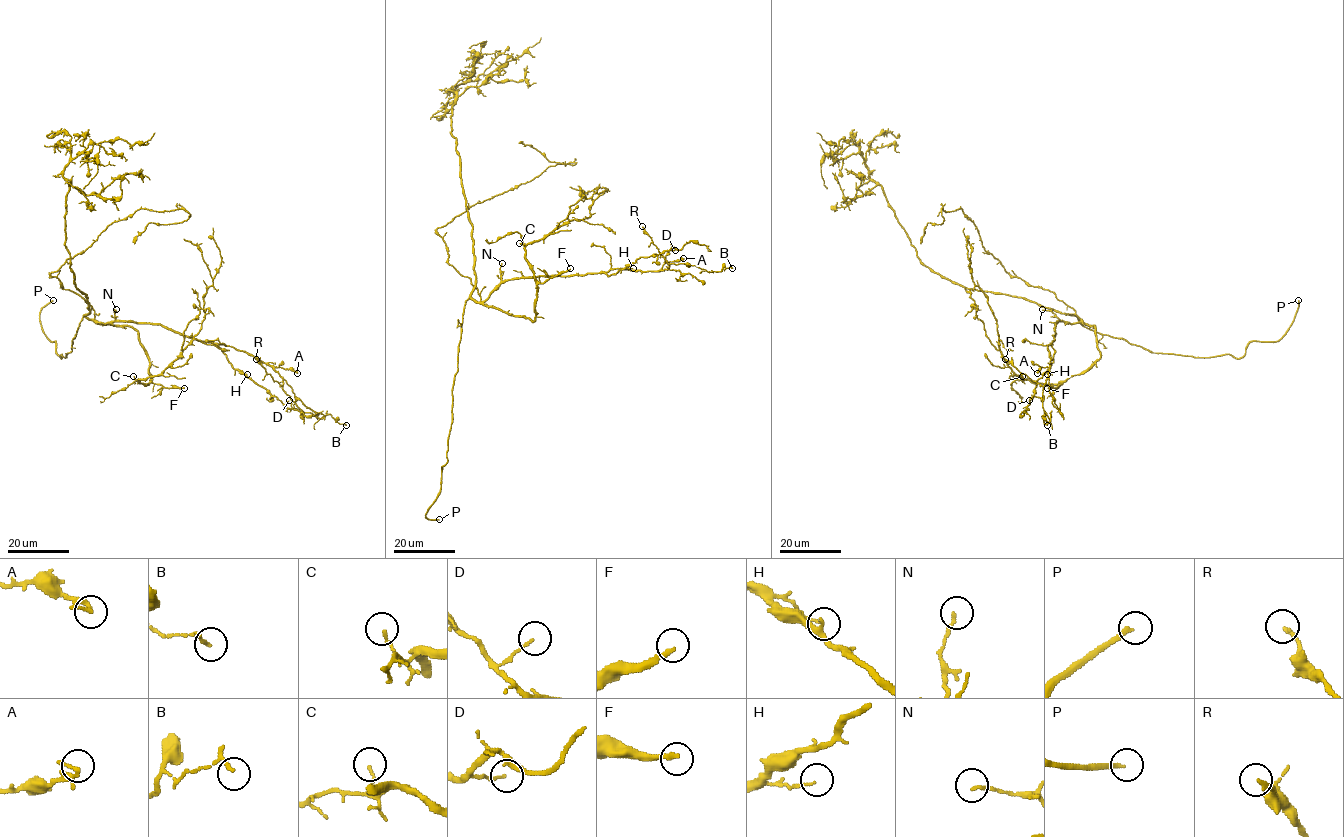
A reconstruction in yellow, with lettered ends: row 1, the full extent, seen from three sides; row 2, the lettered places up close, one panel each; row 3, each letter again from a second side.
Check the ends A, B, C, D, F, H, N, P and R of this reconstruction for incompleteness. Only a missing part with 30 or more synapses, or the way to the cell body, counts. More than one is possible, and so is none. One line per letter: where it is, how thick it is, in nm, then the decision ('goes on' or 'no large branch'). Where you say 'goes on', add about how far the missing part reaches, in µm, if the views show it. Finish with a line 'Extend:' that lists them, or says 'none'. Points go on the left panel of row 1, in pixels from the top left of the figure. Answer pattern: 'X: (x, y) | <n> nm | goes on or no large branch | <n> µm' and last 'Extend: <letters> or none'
A: (297, 373) | 260 nm | no large branch
B: (346, 425) | 110 nm | no large branch
C: (133, 376) | 130 nm | no large branch
D: (289, 400) | 110 nm | no large branch
F: (184, 388) | 220 nm | goes on | 40 µm
H: (247, 374) | 80 nm | no large branch
N: (116, 309) | 140 nm | no large branch
P: (53, 300) | 200 nm | goes on | 35 µm
R: (256, 359) | 180 nm | no large branch
Extend: F, P

